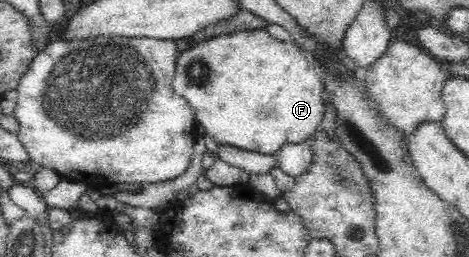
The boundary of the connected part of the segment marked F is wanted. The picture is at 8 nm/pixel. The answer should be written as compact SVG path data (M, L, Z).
M263 29L243 30L243 32L205 40L205 42L201 42L201 44L196 46L191 45L190 50L179 53L176 60L176 73L172 80L172 87L180 97L183 97L189 103L189 106L195 113L196 122L205 128L205 132L213 137L213 140L218 145L229 145L235 148L247 149L249 152L267 153L267 155L275 156L284 144L299 144L319 130L326 109L324 104L323 78L321 76L322 69L319 65L309 61L306 52L292 41L275 40Z

